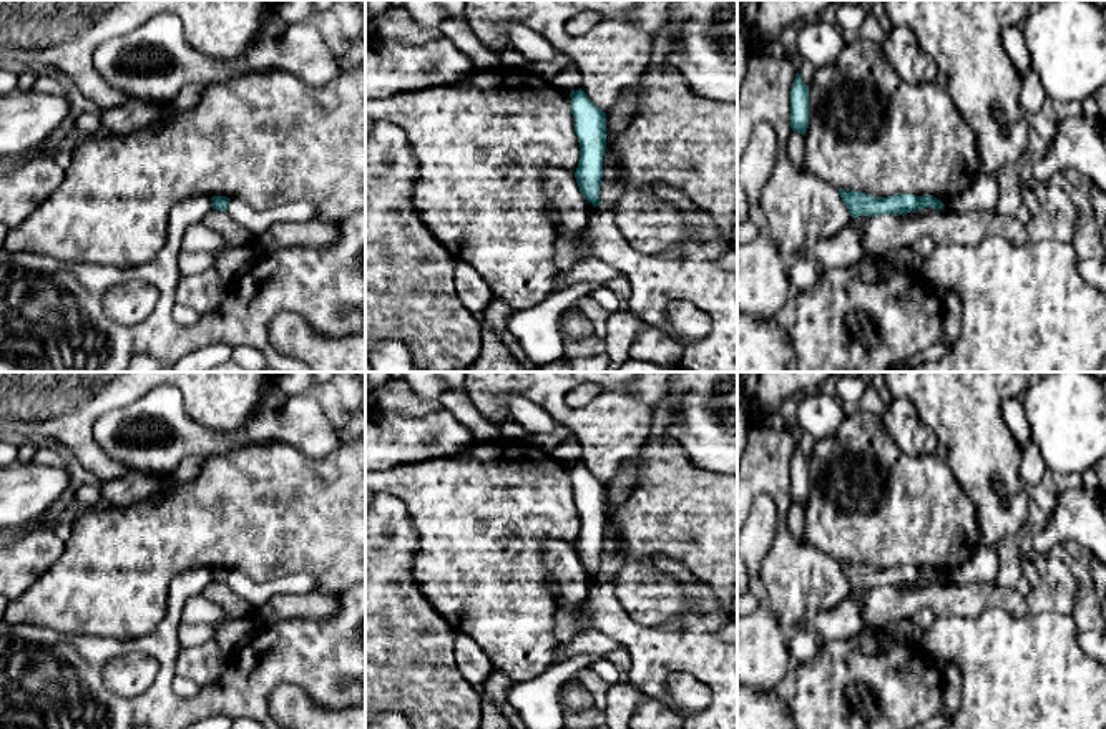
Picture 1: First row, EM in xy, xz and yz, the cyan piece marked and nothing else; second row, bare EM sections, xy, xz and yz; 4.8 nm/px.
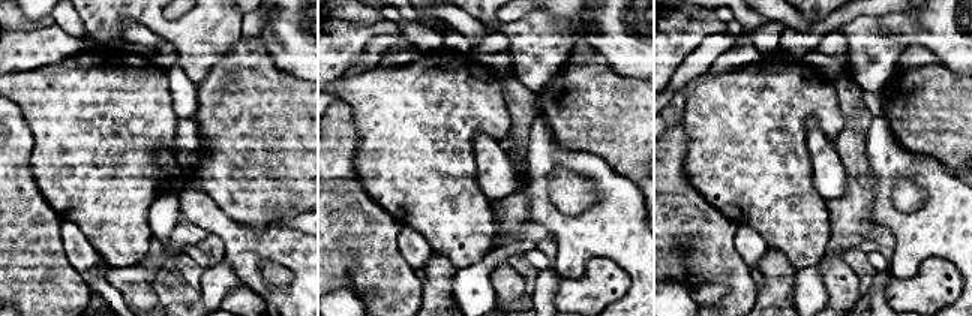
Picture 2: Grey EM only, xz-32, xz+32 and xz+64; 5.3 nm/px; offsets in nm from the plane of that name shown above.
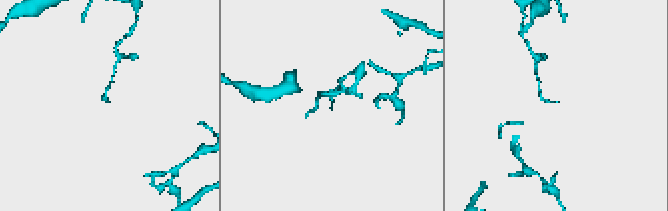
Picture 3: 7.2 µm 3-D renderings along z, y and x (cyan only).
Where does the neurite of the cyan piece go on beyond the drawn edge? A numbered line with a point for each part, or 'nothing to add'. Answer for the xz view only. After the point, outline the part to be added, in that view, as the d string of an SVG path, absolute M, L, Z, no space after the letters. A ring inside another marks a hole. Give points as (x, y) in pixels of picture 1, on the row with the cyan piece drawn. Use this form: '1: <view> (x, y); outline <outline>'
nothing to add

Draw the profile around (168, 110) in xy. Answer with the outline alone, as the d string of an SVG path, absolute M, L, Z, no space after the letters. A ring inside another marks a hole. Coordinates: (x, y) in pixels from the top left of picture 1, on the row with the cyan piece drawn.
M174 100L168 101L149 101L151 105L158 105L161 108L161 116L151 123L154 128L164 126L173 116L176 116L179 111L174 108Z

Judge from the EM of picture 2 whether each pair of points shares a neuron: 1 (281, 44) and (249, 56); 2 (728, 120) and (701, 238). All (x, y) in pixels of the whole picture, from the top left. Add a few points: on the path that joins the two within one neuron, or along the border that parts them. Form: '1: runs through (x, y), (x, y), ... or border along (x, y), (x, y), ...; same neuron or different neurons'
1: border along (257, 39), (272, 60), (290, 75); different neurons
2: border along (686, 175), (687, 181), (707, 201), (737, 223); different neurons

